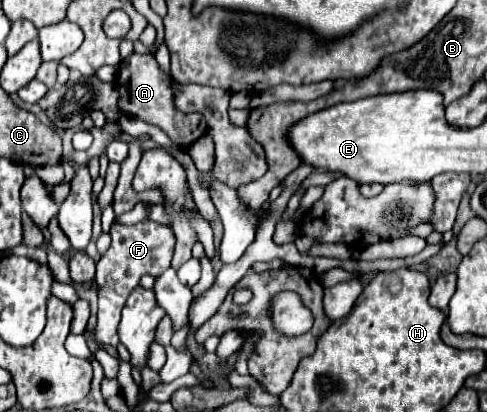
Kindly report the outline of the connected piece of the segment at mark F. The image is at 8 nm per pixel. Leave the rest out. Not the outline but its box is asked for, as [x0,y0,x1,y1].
[96,215,176,345]

